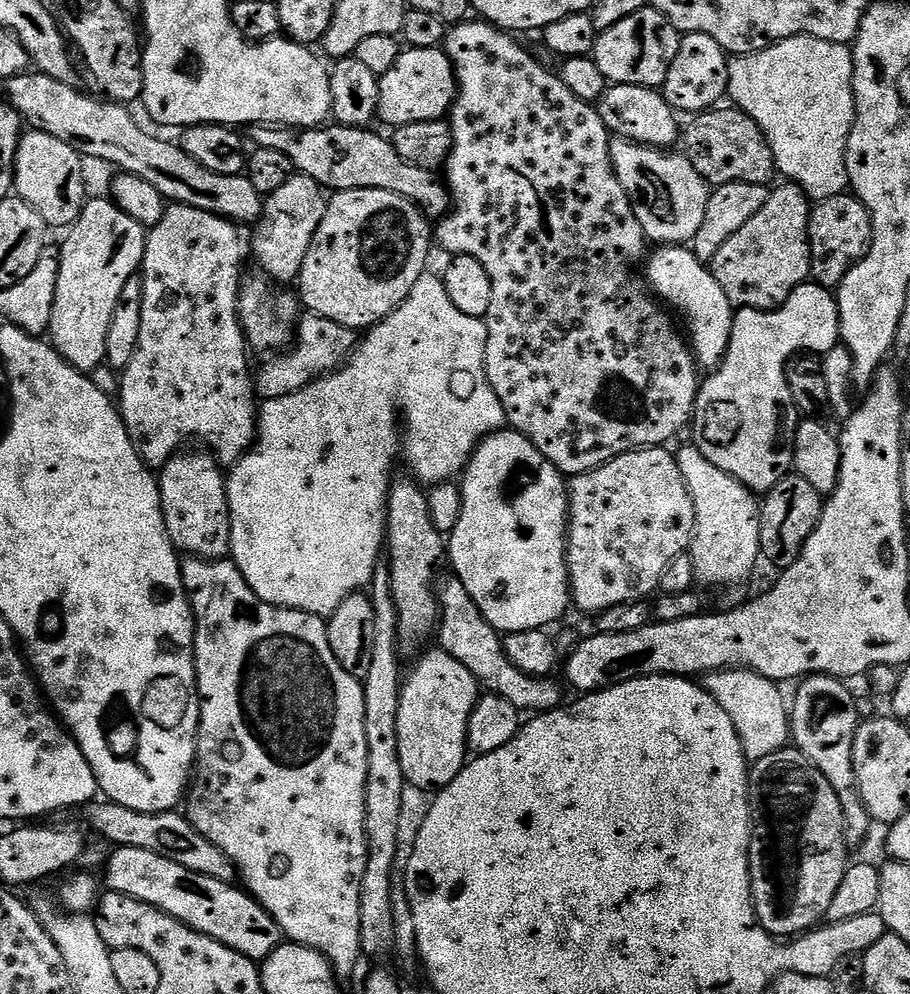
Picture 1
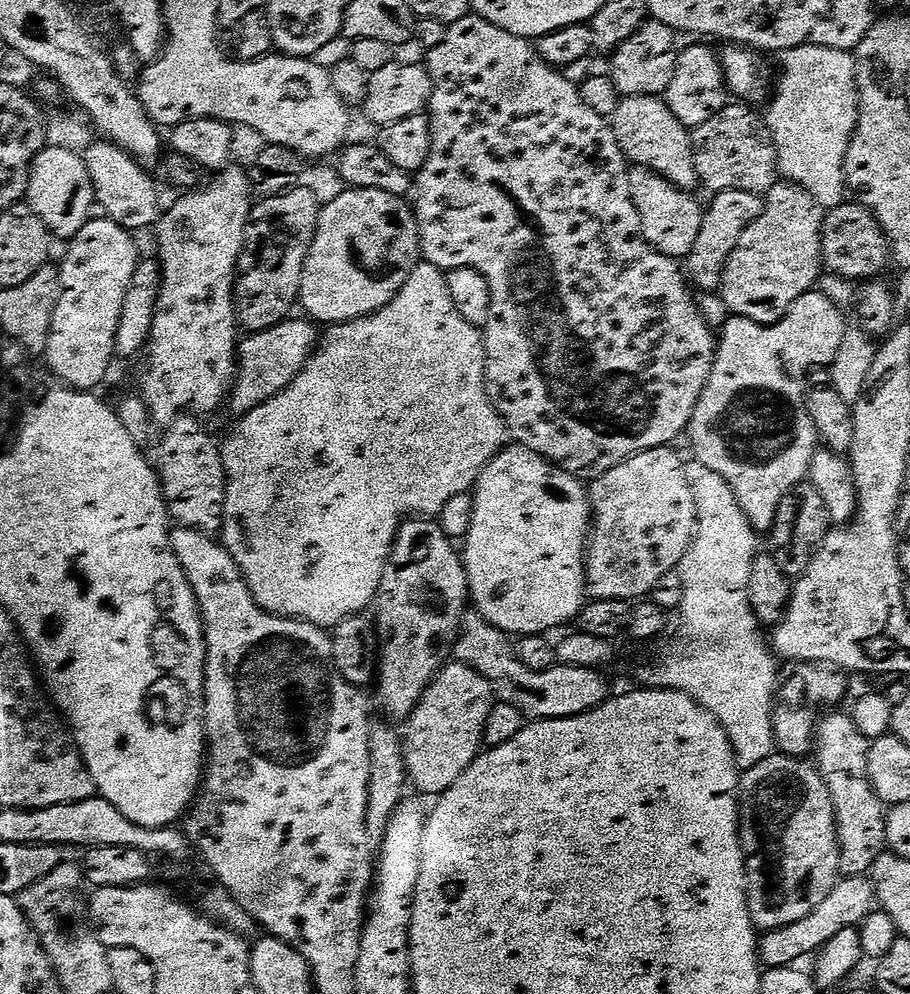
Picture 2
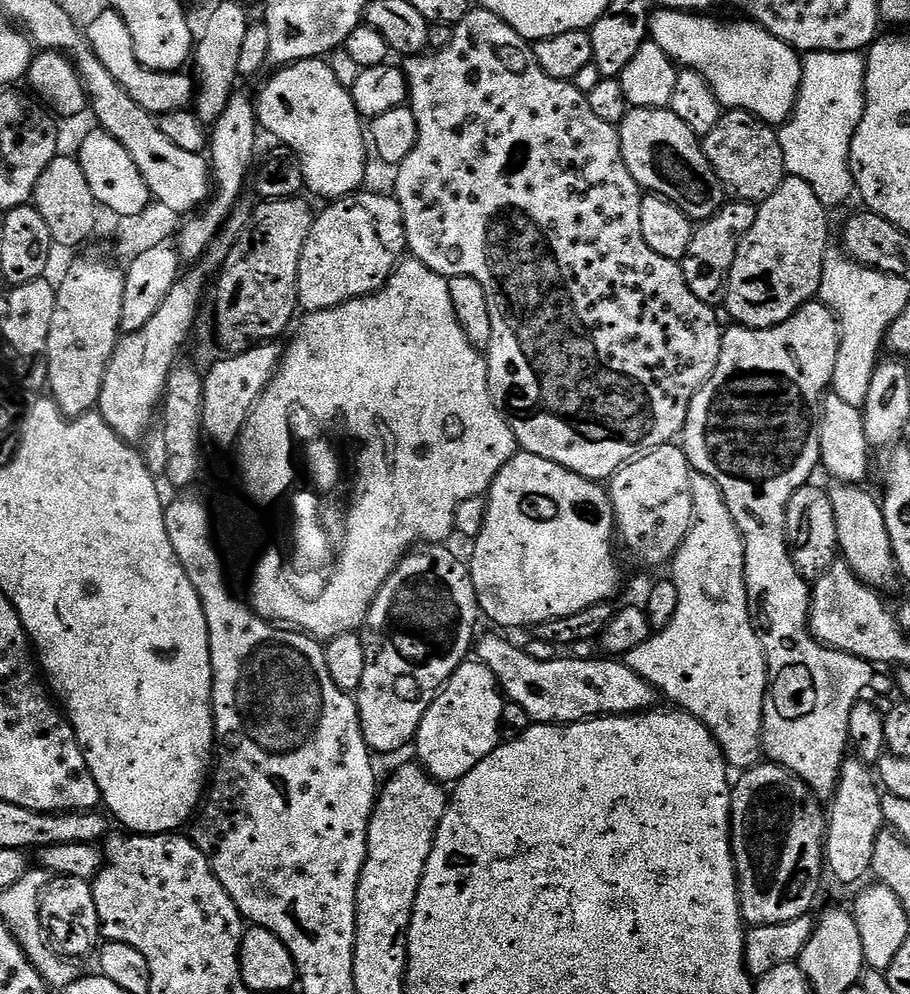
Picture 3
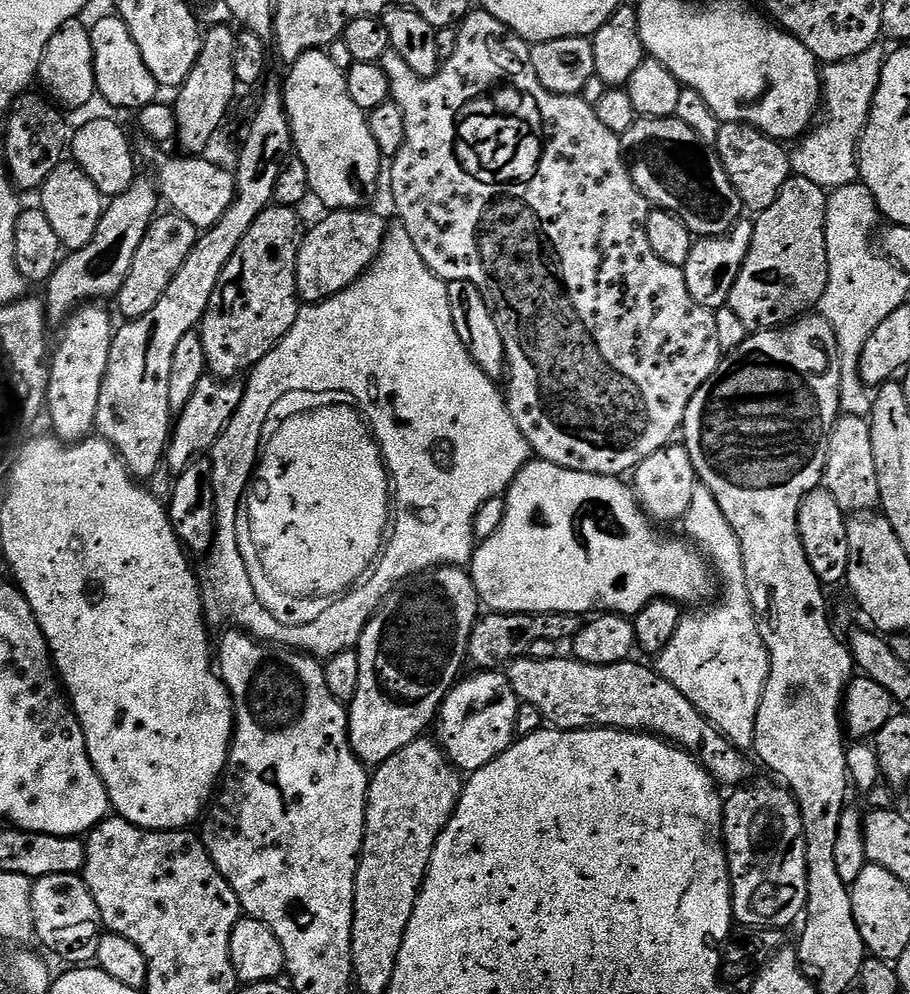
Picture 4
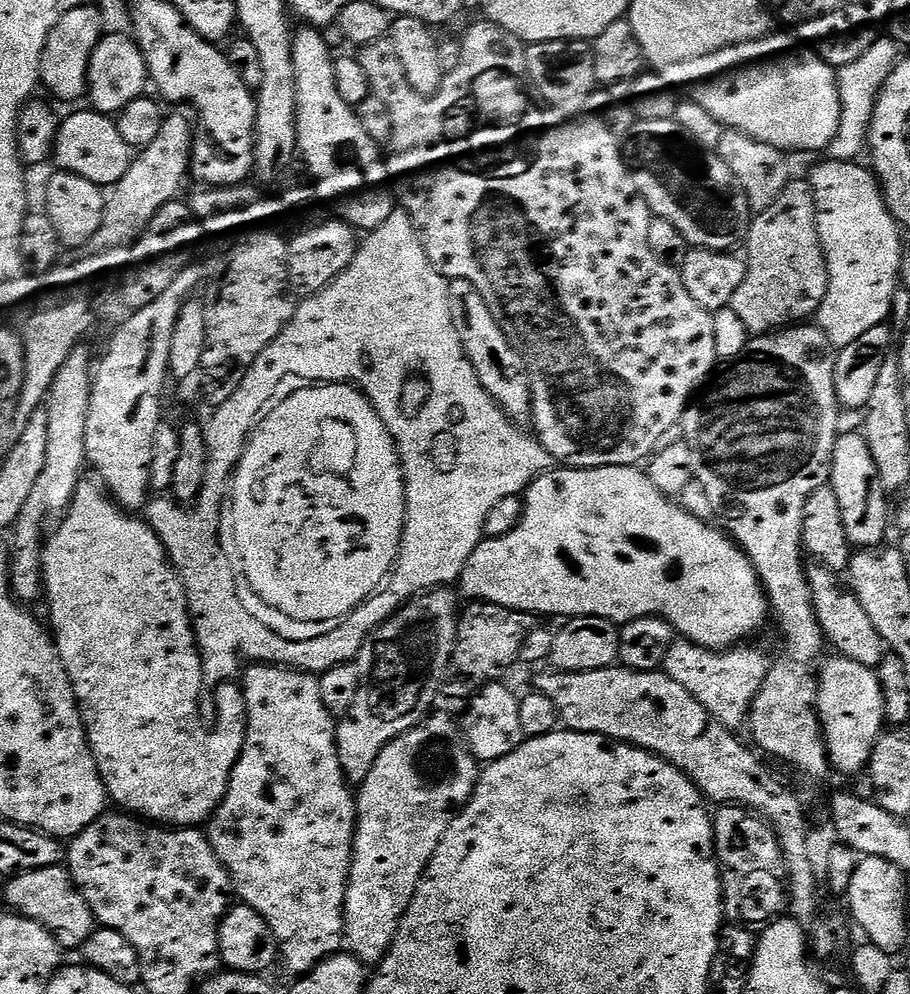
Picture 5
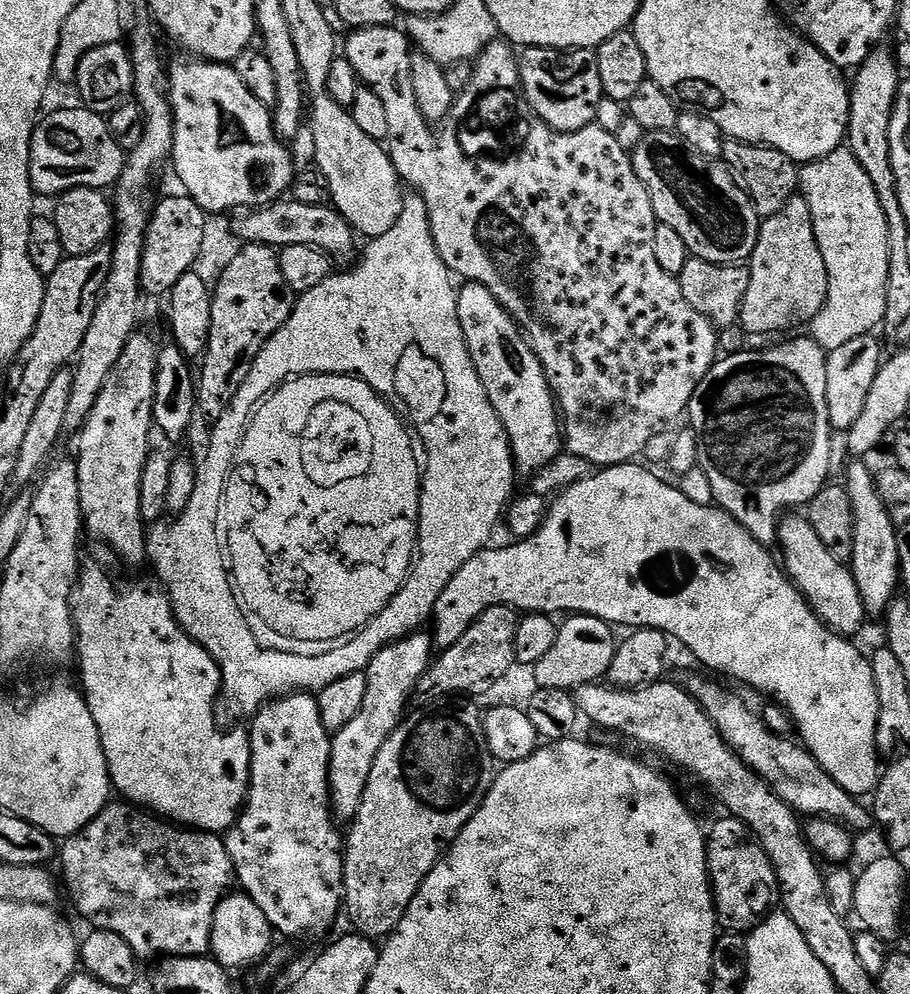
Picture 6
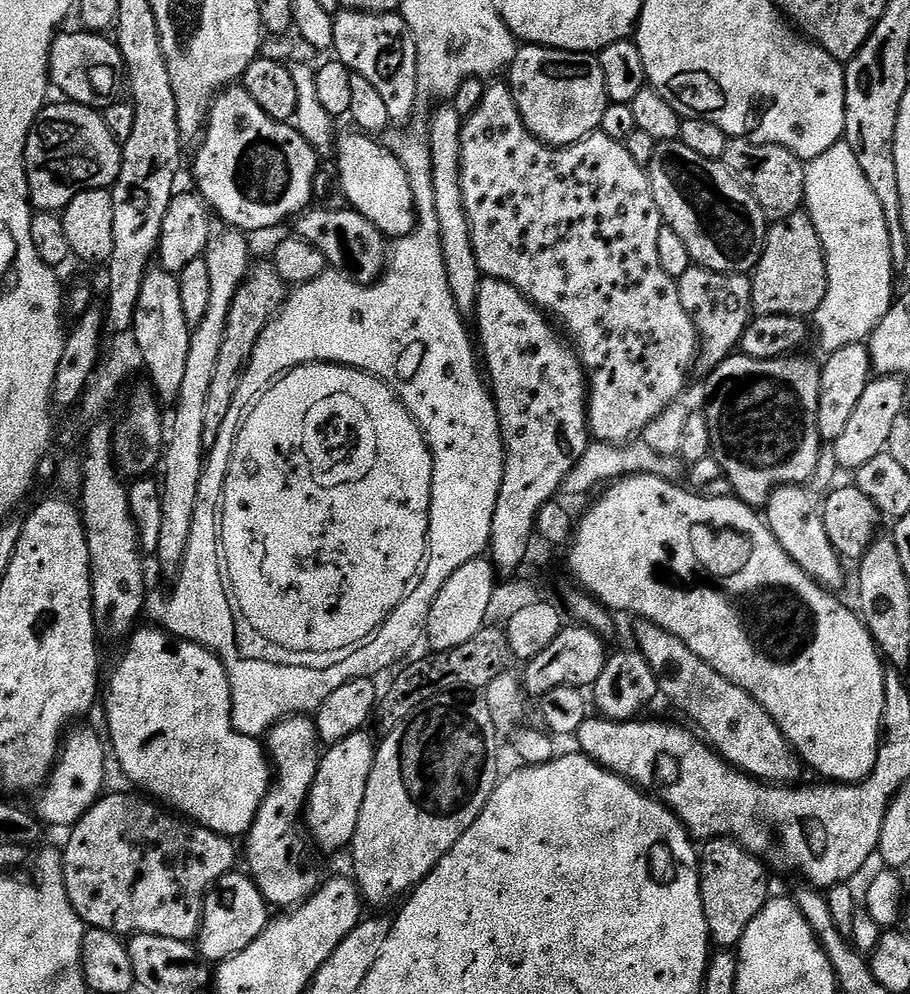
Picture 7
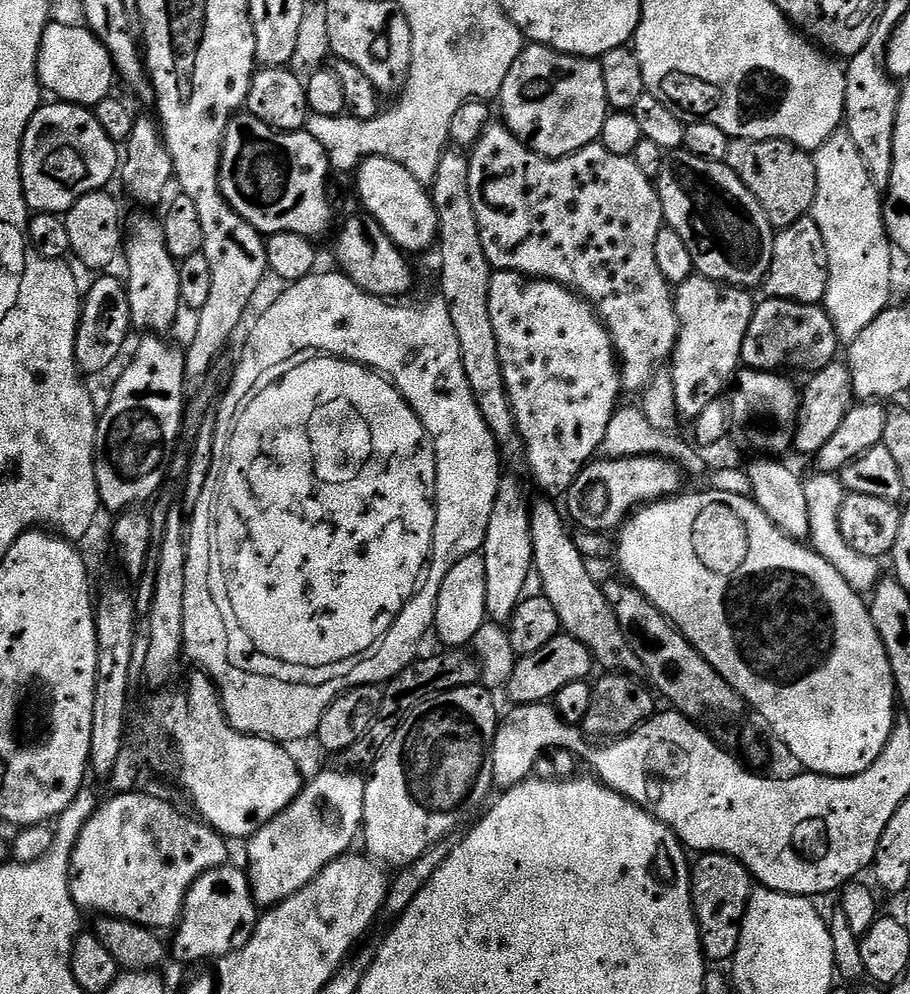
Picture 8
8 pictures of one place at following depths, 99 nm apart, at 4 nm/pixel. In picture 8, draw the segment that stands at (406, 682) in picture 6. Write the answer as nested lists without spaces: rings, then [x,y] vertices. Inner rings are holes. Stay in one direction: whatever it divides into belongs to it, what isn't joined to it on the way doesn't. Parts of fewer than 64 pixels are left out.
[[[352,770],[320,772],[300,789],[298,798],[270,822],[260,825],[253,836],[247,837],[248,885],[254,902],[264,910],[276,907],[286,898],[298,894],[330,862],[345,855],[352,843],[357,843],[364,822],[363,775]]]

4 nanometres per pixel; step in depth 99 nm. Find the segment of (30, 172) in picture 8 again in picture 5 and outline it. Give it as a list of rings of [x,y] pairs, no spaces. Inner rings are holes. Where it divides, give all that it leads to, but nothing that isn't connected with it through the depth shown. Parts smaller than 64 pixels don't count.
[[[95,110],[64,116],[57,131],[54,160],[65,172],[73,172],[101,186],[114,186],[126,174],[134,159],[133,149],[122,142],[118,126],[111,115]]]

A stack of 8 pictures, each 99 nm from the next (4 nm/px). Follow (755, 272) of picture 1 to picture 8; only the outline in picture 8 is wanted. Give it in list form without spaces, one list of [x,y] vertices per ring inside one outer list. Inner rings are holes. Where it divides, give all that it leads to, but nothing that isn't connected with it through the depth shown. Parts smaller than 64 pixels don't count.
[[[811,215],[779,229],[772,251],[770,270],[762,285],[763,291],[774,300],[793,300],[803,304],[820,304],[828,285],[828,259],[826,242],[822,242],[822,230],[813,222]]]

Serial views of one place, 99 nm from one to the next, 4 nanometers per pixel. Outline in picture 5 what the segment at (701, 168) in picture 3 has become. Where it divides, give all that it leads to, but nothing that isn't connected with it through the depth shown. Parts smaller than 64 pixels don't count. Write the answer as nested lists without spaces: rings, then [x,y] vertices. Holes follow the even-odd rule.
[[[675,118],[637,119],[623,150],[624,161],[632,169],[634,186],[646,198],[653,217],[670,222],[692,248],[731,252],[747,241],[754,213],[742,186],[724,159],[715,151],[700,148]]]

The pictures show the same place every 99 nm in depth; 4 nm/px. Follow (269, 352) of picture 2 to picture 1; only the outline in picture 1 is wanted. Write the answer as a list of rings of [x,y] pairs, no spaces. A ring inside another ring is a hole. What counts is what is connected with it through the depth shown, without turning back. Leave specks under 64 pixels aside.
[[[310,311],[301,315],[294,337],[294,346],[283,354],[273,355],[257,371],[254,376],[254,392],[261,401],[286,398],[307,384],[337,371],[352,355],[358,344],[358,336],[353,329],[343,328],[338,322],[330,322],[330,318],[316,316]]]

